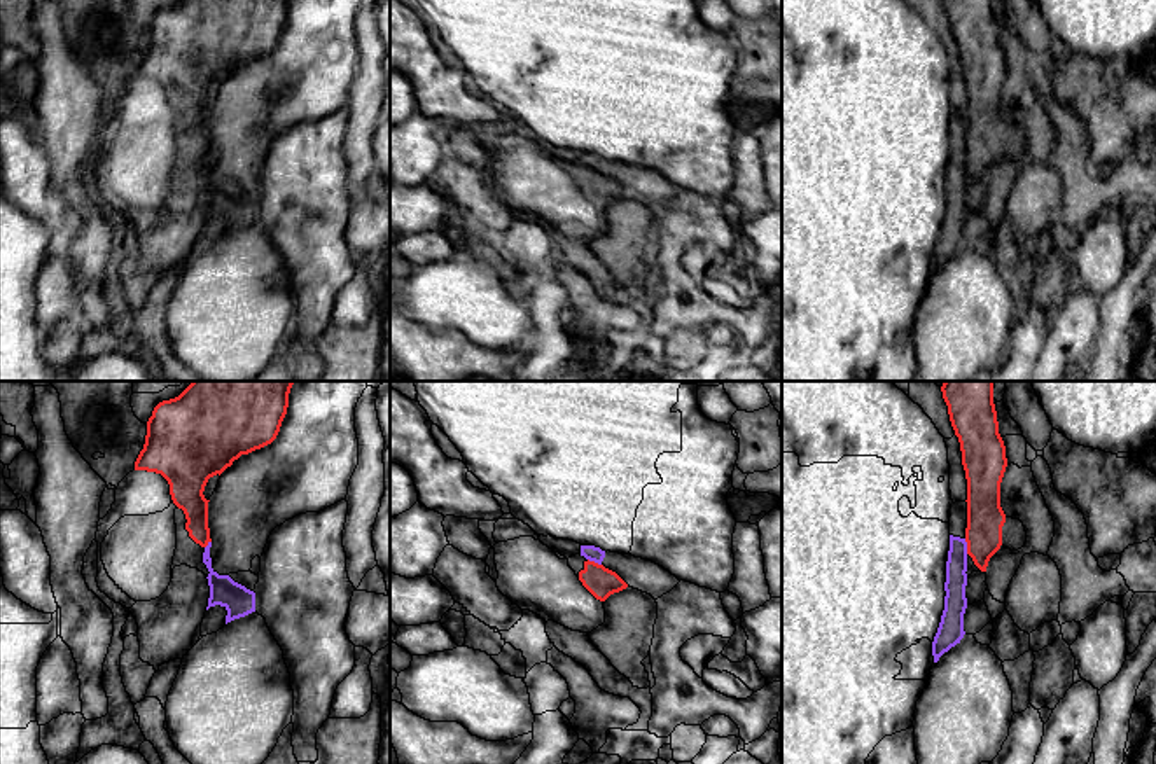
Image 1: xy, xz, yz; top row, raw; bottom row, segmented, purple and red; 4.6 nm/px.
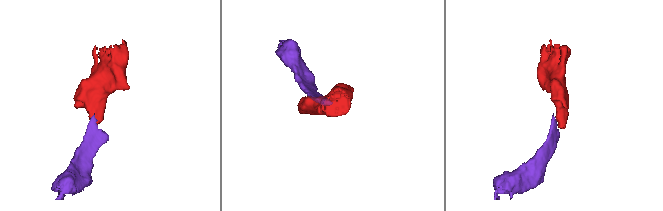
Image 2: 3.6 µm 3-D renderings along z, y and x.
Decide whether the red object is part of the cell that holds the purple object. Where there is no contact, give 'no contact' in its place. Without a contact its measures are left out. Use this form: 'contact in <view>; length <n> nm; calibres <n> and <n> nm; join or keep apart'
contact in yz; length 70 nm; calibres 100 and 180 nm; keep apart

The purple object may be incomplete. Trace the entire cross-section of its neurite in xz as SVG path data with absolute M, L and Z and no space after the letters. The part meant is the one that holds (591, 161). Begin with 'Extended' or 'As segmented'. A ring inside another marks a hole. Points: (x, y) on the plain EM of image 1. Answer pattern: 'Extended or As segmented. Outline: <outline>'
Extended. Outline: M581 154L581 164L616 180L630 196L647 201L654 208L670 201L680 191L663 175L631 163L605 161L595 154Z

